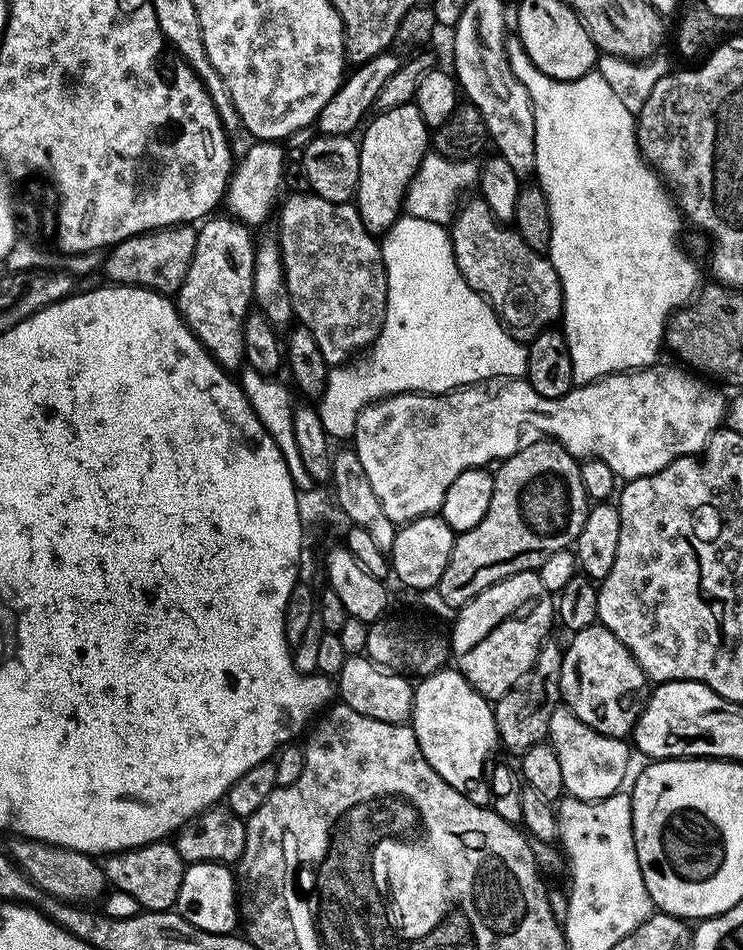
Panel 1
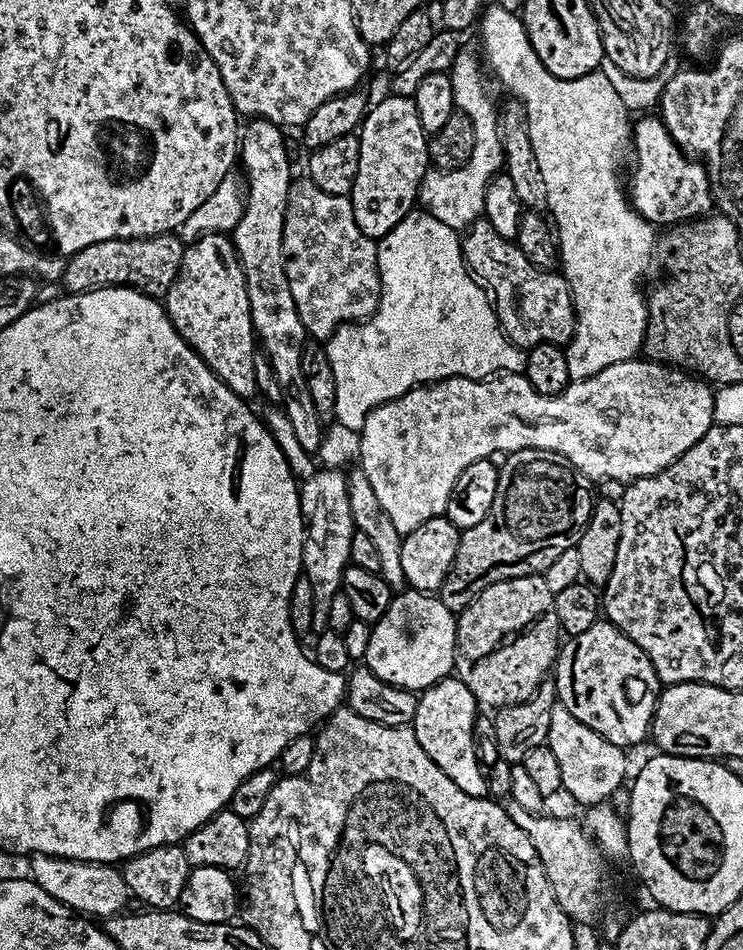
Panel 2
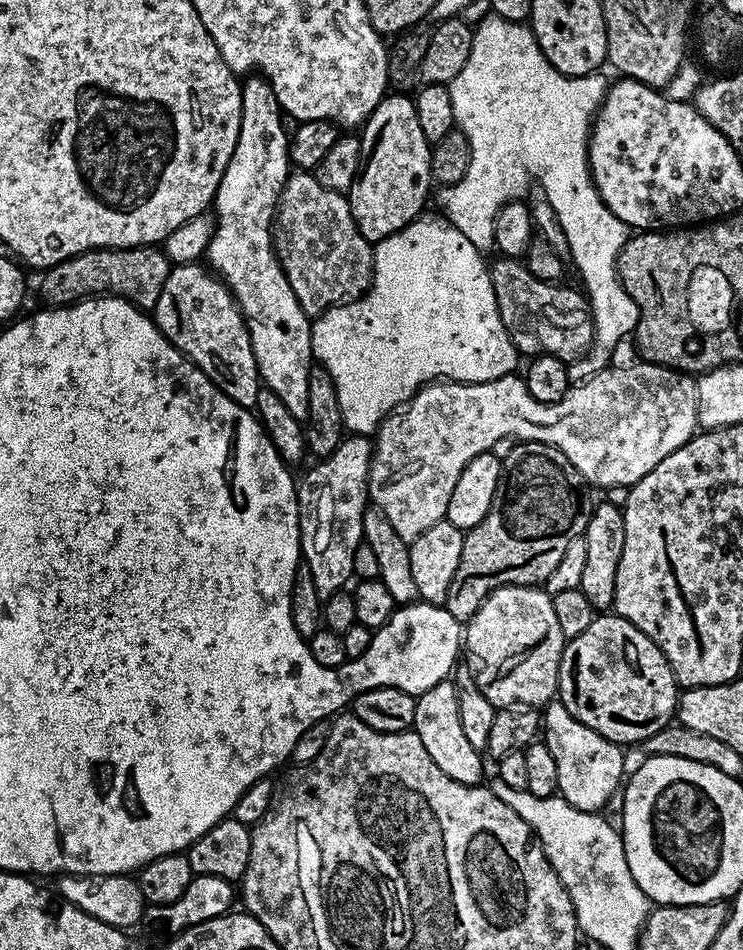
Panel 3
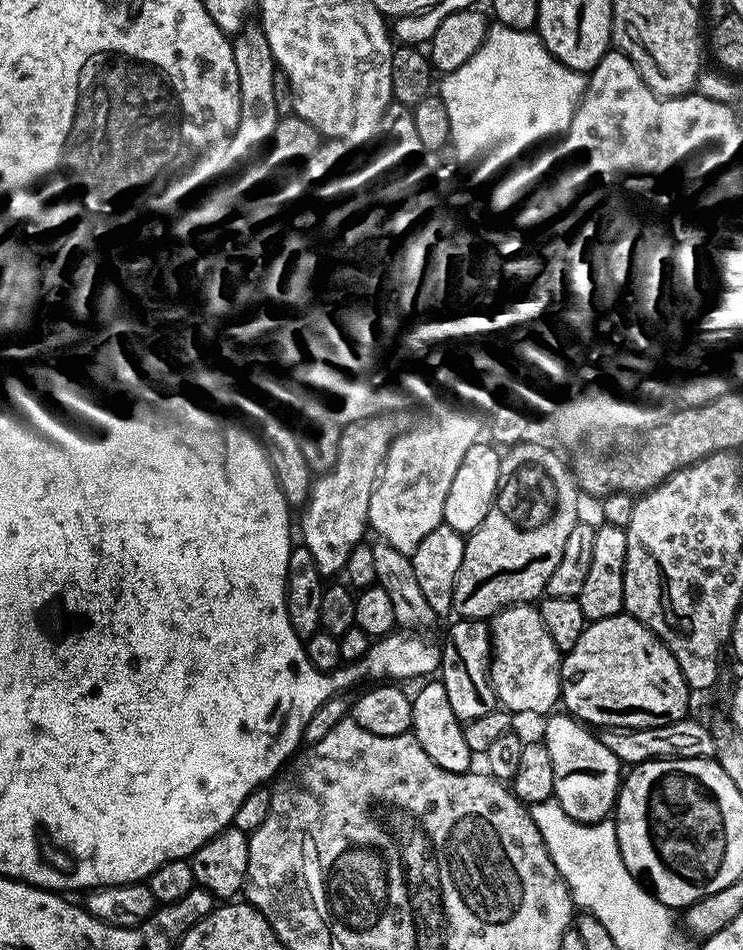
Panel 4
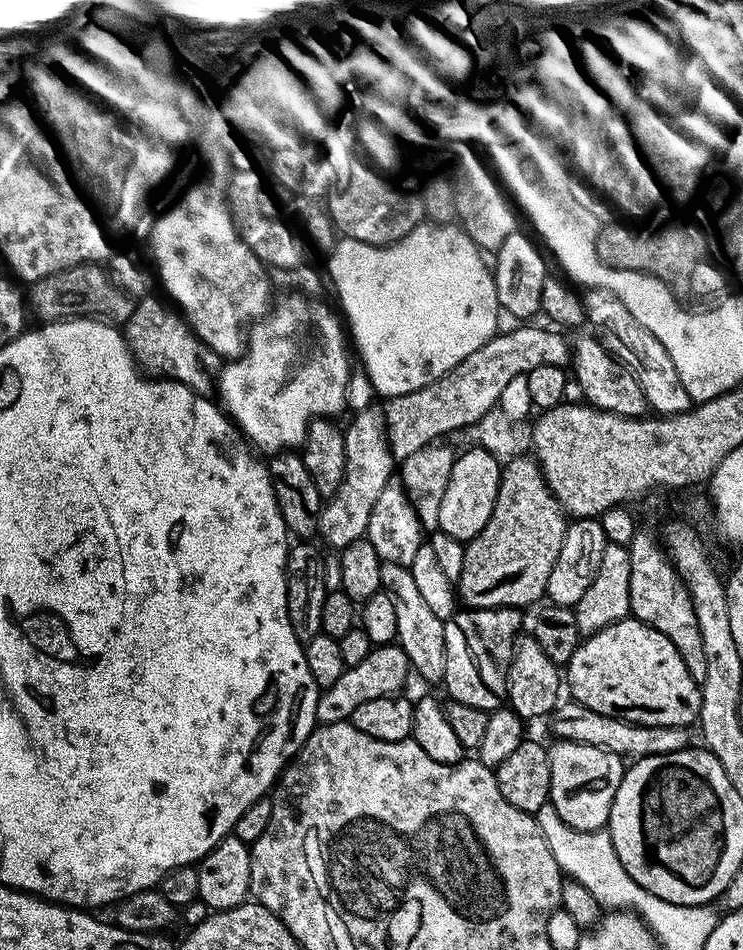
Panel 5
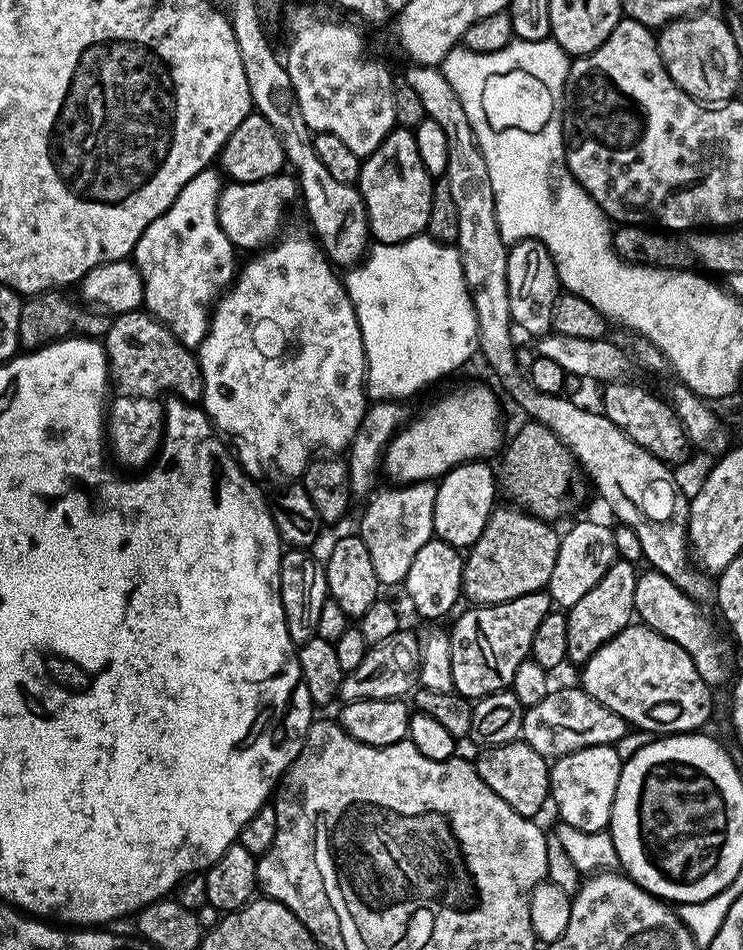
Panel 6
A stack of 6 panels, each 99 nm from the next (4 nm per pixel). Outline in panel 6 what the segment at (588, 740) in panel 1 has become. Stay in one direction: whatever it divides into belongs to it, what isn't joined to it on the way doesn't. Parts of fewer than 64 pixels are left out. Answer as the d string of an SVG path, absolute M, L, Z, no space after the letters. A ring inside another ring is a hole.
M610 744L590 746L559 757L550 768L550 800L563 823L587 832L602 832L612 819L622 756Z

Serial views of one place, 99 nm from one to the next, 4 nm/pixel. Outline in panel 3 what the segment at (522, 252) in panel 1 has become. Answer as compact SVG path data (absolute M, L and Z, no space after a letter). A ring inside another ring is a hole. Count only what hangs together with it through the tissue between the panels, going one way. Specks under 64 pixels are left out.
M499 258L492 260L490 271L492 285L494 286L494 298L498 302L498 314L502 318L502 326L506 326L508 337L512 339L517 353L525 357L553 356L564 361L565 364L575 364L583 360L588 351L592 349L592 341L596 339L596 325L592 322L592 306L588 297L579 287L567 288L567 283L547 284L542 278L534 278L530 270L519 259Z

